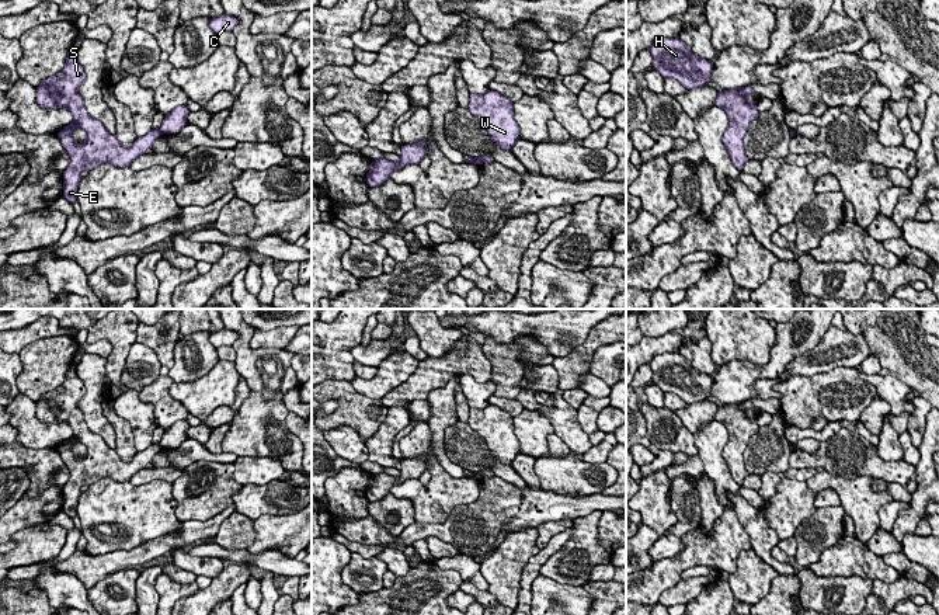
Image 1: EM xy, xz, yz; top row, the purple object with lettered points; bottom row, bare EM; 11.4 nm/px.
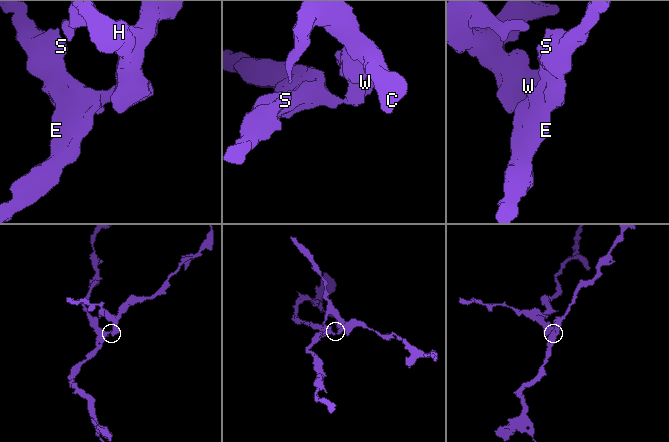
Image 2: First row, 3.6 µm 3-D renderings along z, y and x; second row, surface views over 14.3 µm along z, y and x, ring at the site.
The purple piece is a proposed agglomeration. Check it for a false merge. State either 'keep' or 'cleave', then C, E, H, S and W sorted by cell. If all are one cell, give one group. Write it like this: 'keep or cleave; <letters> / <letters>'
cleave; C H W / E S

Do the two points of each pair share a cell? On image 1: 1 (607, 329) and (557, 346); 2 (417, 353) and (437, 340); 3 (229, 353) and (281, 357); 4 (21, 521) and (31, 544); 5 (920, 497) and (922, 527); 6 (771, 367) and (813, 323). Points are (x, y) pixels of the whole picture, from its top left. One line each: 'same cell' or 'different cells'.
1: different cells
2: different cells
3: different cells
4: different cells
5: different cells
6: same cell

